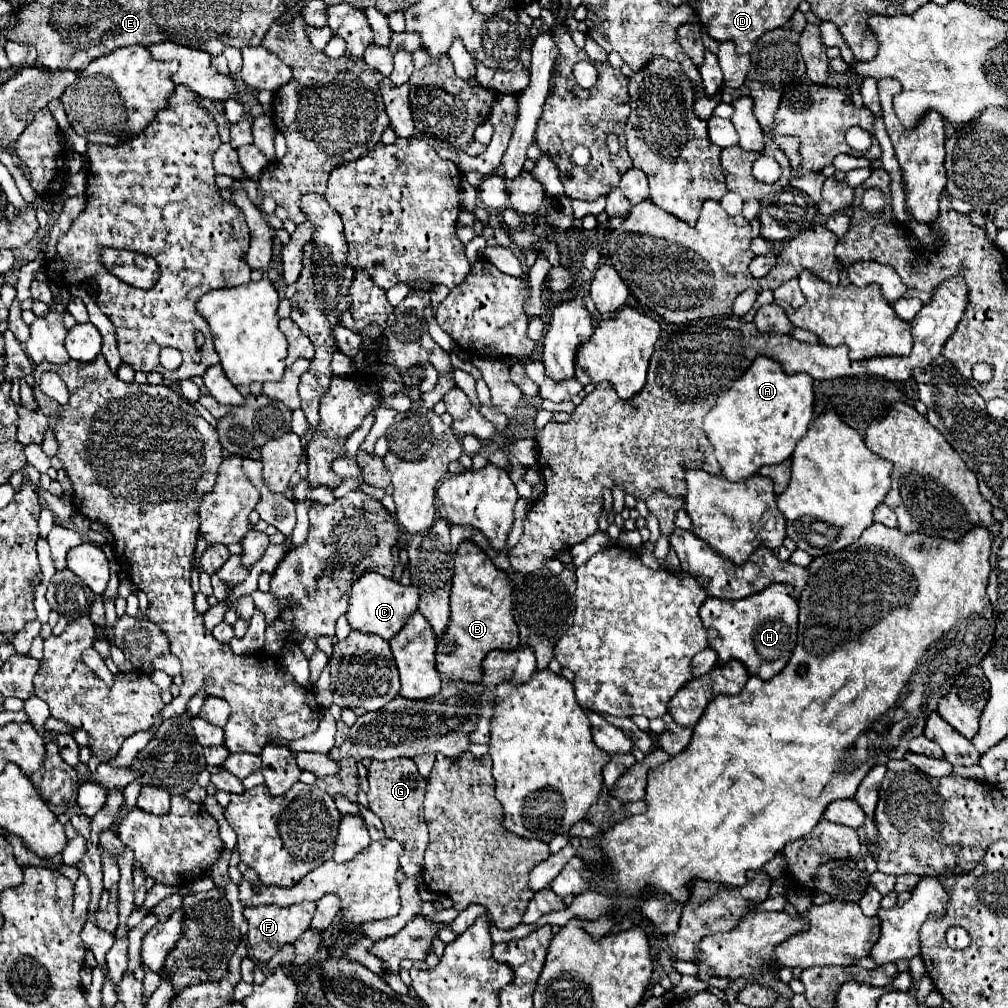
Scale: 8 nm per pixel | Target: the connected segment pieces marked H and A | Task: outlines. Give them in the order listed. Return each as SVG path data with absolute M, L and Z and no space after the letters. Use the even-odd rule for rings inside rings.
M770 585L764 591L738 601L708 597L698 615L706 629L718 631L718 637L708 641L710 649L718 653L718 663L722 665L728 659L738 659L750 675L756 675L762 681L778 675L796 647L798 603L792 597L792 587L788 585Z
M762 355L756 357L752 367L740 377L740 383L734 383L730 391L722 393L704 417L702 429L722 465L722 475L728 481L738 481L754 475L764 465L778 465L790 459L796 443L808 431L812 407L814 393L810 375L788 375L780 363Z

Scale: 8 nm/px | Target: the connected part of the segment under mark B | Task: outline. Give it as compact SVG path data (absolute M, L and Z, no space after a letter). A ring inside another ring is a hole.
M464 541L456 555L454 555L454 577L450 589L450 623L444 631L444 637L436 641L436 669L440 675L448 677L450 681L462 683L478 683L482 679L480 663L482 659L494 651L516 651L518 647L518 627L512 617L512 583L508 575L494 567L494 563L480 551L478 545L472 541Z

